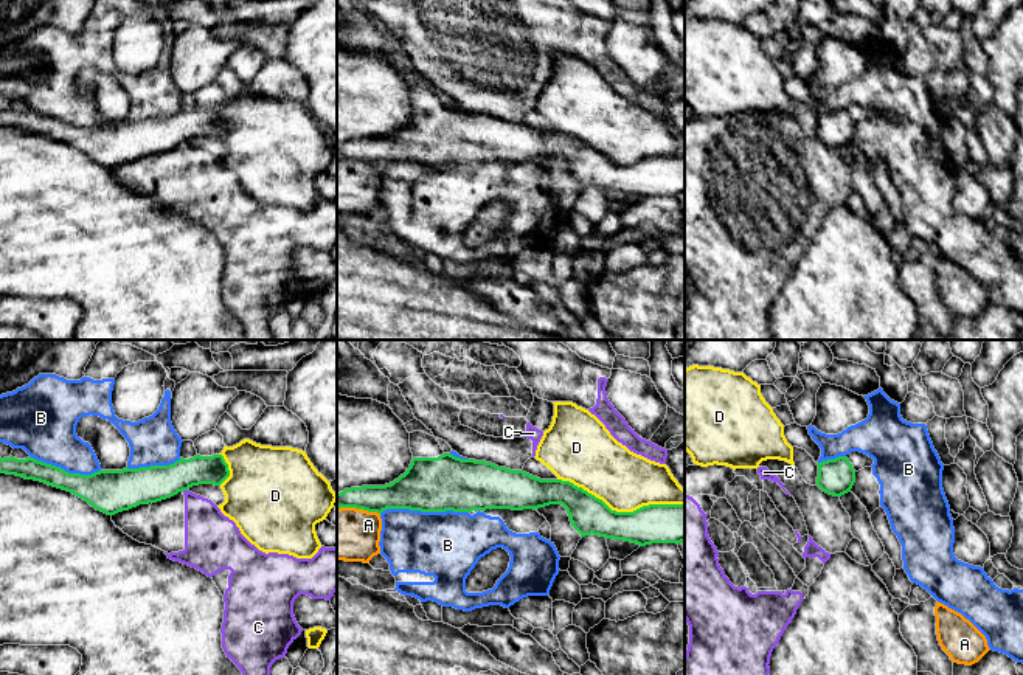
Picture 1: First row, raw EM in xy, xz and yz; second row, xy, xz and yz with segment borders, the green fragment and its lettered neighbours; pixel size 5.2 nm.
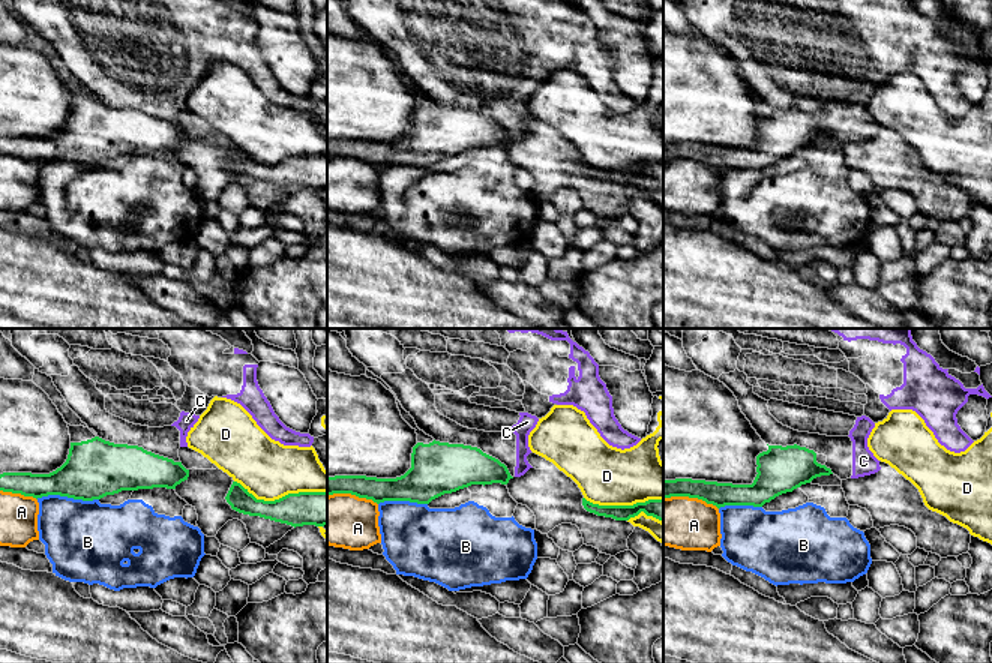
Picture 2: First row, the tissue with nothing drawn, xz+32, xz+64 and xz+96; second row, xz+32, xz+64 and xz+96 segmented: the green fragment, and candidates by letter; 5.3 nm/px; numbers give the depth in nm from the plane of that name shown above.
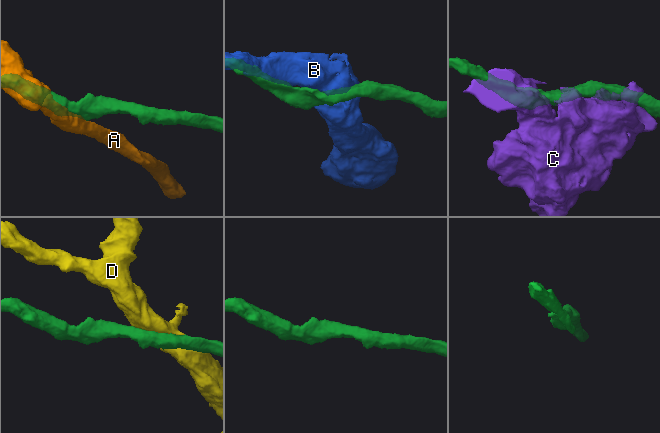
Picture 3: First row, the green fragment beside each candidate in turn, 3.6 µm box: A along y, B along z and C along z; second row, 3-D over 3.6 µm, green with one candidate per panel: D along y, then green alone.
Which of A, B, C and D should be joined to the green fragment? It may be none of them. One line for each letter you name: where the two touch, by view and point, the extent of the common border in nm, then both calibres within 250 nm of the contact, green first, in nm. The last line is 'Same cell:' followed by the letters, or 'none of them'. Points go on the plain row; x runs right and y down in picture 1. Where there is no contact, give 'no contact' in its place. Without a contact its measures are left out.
Same cell: none of them

